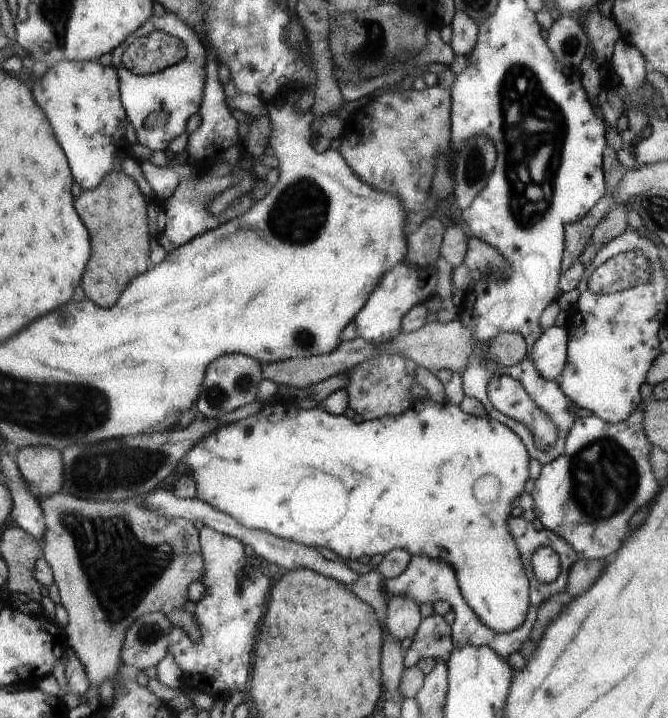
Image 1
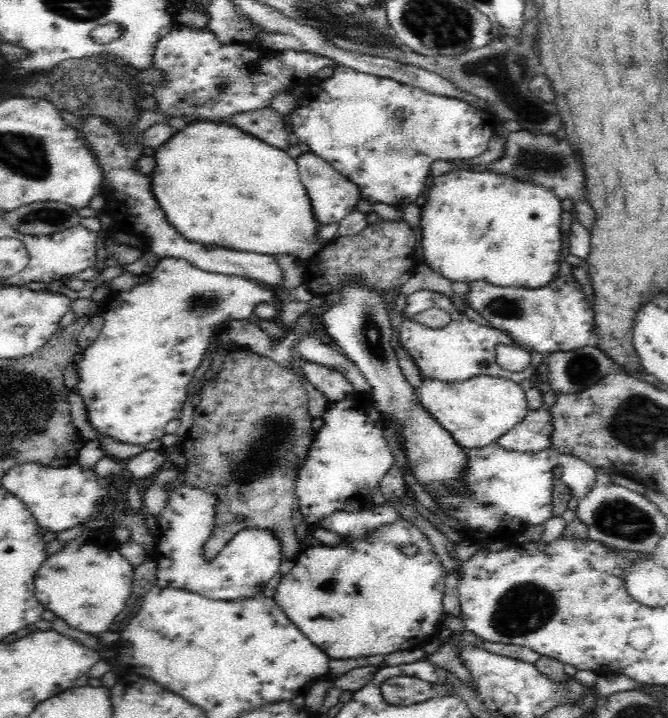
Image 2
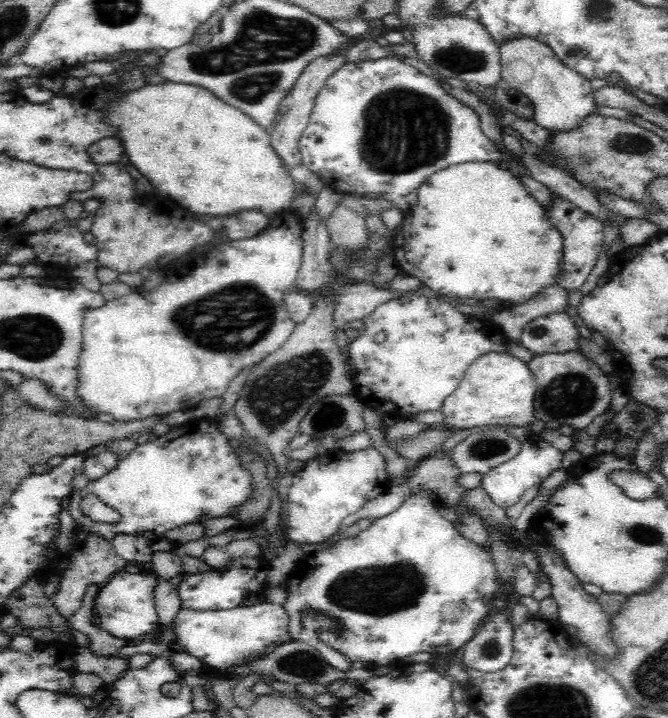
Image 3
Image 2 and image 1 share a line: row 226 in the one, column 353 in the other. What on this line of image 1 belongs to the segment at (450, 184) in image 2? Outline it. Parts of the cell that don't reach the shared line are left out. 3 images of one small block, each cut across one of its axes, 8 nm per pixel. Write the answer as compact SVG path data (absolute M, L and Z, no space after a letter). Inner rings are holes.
M431 399L420 400L404 416L384 416L384 418L370 421L360 418L350 420L348 416L334 415L325 409L304 410L299 408L296 402L278 403L273 400L264 405L256 415L218 428L204 442L200 442L192 452L188 452L188 456L180 462L180 465L183 469L182 476L194 478L197 497L200 500L234 516L236 520L240 520L244 526L252 530L266 530L284 540L300 542L312 548L329 549L344 560L366 561L378 554L388 555L397 549L410 550L414 557L430 556L434 560L444 560L454 566L458 580L460 580L460 588L468 604L478 612L490 628L494 628L494 632L498 634L513 632L521 628L526 620L528 608L530 608L528 578L522 568L518 546L514 544L514 538L508 532L508 518L510 518L514 498L518 498L524 492L524 482L528 480L528 452L526 452L525 442L518 437L518 434L514 433L508 425L496 422L494 418L472 416L472 414L467 414L460 405L434 402ZM487 474L494 474L500 480L500 498L494 504L482 504L474 492L478 479Z

